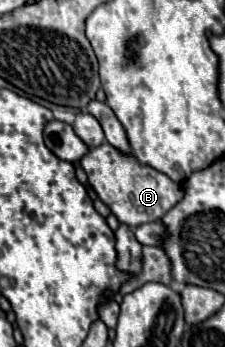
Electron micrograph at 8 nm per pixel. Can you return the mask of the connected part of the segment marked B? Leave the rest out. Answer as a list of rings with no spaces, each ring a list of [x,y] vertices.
[[[106,141],[100,147],[90,149],[80,159],[80,165],[86,171],[88,181],[98,193],[98,197],[110,207],[110,211],[118,217],[118,221],[128,227],[138,227],[142,223],[158,221],[184,195],[182,187],[170,181],[170,177],[158,173],[156,169],[150,169],[150,165],[142,165],[132,153],[128,155],[118,153],[118,149],[114,149]]]

